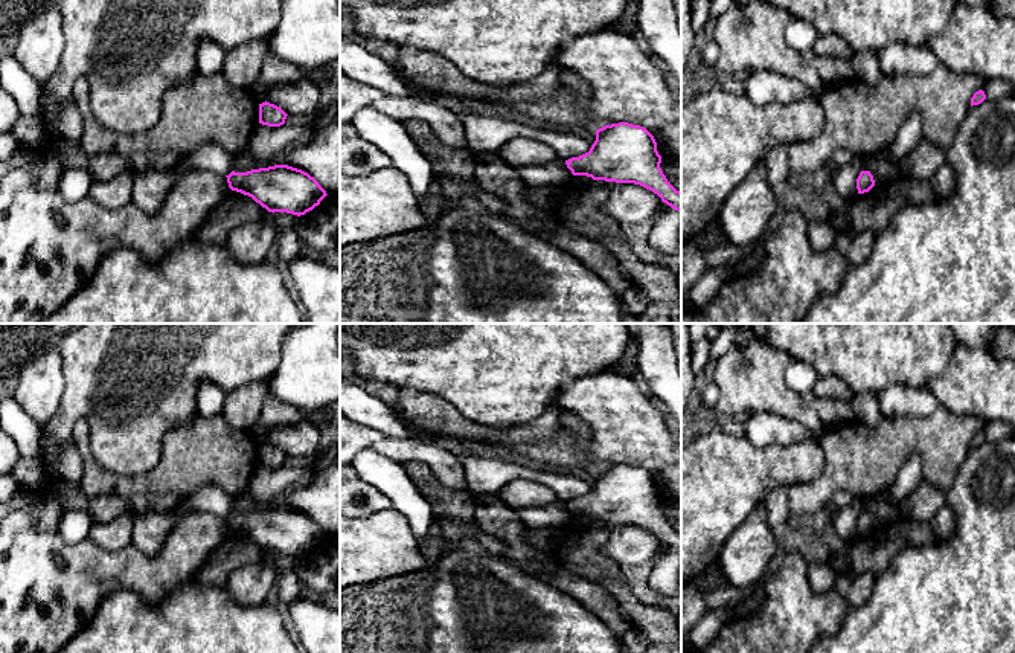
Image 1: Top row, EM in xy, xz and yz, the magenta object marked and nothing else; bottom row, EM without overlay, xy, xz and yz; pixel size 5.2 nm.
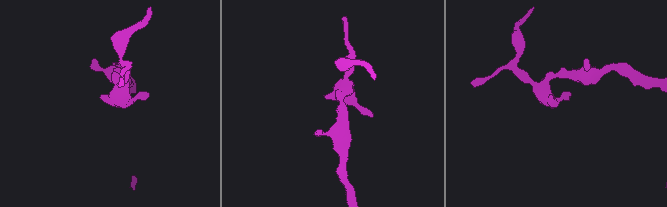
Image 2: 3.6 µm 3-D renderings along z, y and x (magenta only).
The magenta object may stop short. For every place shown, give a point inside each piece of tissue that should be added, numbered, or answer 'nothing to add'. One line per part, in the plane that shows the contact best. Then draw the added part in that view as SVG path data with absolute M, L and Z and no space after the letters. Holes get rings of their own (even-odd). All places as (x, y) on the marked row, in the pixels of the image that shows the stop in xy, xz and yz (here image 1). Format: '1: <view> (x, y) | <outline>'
nothing to add

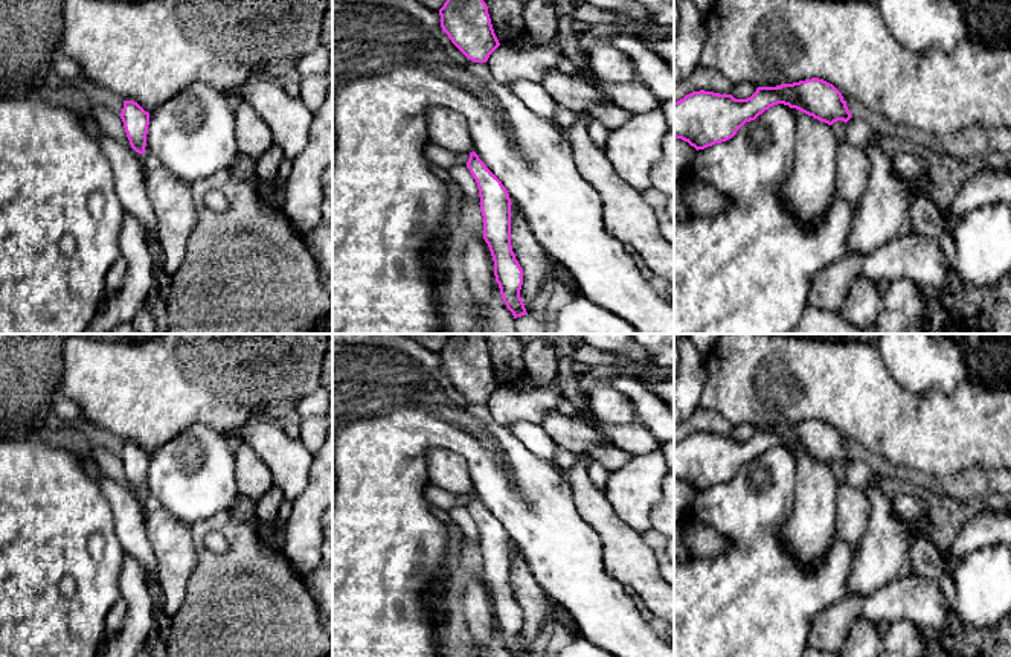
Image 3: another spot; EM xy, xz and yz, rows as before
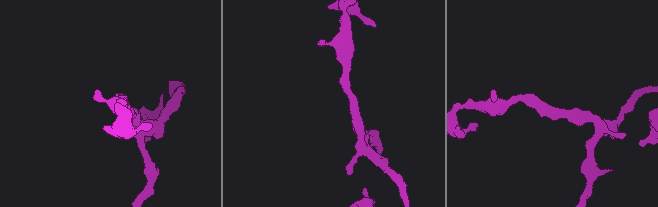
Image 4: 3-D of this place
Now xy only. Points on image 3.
nothing to add

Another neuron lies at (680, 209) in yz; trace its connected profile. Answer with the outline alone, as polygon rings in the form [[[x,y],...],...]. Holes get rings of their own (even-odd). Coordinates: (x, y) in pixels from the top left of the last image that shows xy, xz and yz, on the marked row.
[[[683,180],[674,181],[674,216],[677,220],[688,220],[692,216],[691,210],[686,206],[685,194],[683,194]]]

